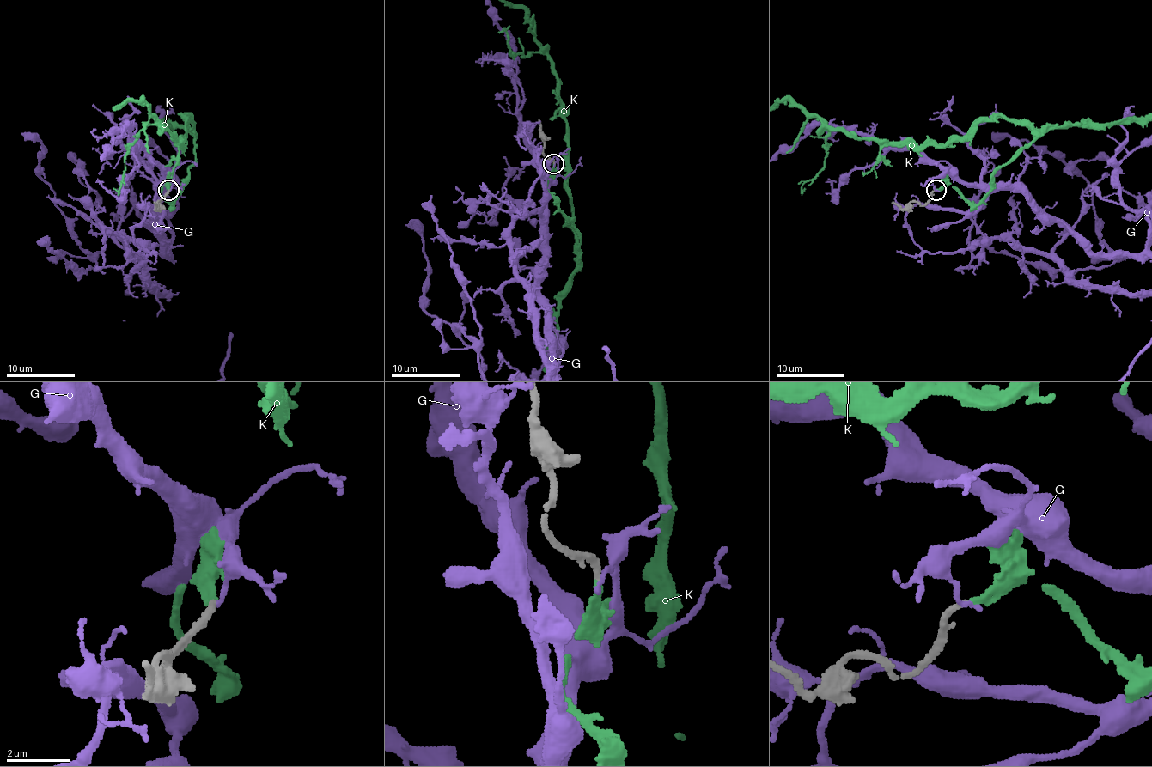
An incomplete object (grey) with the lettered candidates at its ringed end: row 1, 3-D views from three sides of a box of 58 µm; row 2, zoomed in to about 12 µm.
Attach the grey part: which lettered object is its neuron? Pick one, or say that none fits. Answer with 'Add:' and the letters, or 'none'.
Add: K

